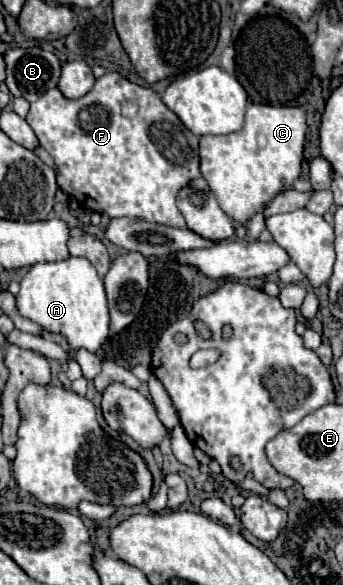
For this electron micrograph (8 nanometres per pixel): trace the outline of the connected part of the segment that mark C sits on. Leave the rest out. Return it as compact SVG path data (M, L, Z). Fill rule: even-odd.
M249 103L245 123L229 135L203 135L199 139L199 169L221 209L235 221L247 223L271 197L289 189L301 173L305 145L305 111L301 107Z

